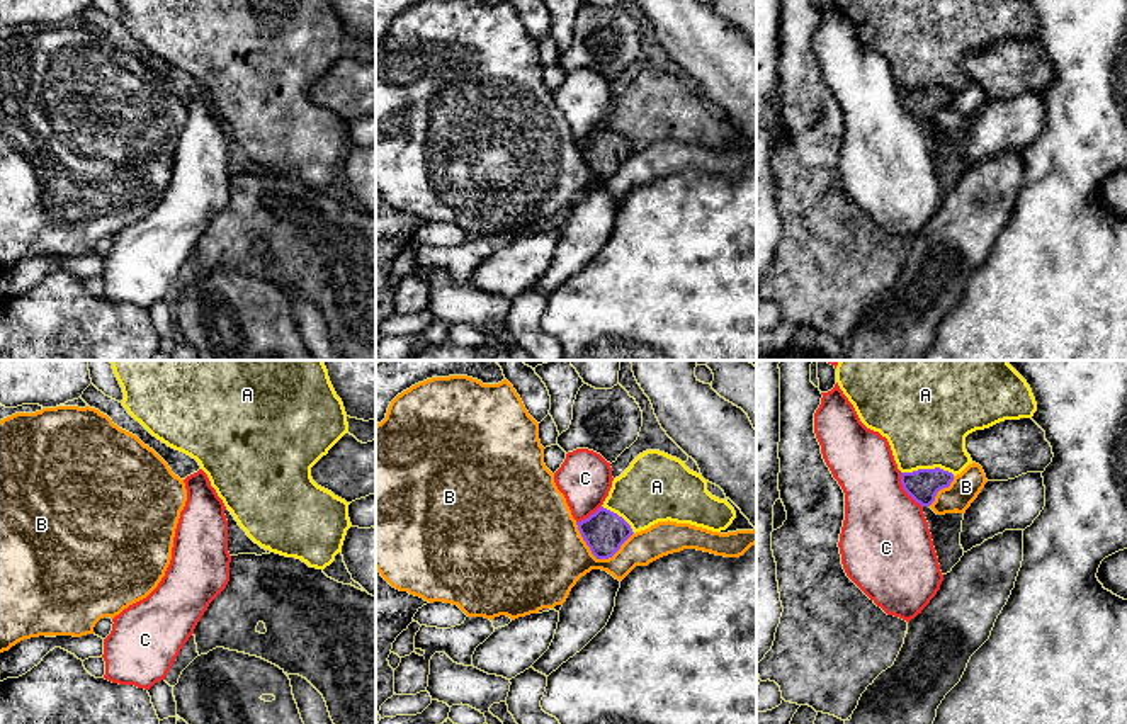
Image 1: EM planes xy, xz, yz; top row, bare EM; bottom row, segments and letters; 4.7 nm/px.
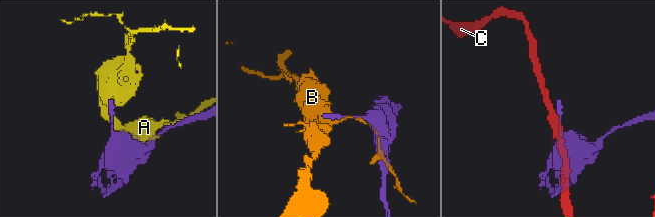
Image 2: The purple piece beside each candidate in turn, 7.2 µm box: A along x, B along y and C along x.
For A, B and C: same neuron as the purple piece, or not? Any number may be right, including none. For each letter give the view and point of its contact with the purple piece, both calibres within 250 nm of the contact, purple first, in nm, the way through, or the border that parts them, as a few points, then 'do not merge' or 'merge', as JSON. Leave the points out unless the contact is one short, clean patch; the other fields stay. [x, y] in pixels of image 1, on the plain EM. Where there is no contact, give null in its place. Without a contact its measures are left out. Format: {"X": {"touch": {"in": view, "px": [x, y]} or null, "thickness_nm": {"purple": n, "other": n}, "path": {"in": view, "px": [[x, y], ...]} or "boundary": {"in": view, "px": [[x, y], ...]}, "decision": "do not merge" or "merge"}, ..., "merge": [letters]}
{"A": {"touch": {"in": "yz", "px": [928, 89]}, "thickness_nm": {"purple": 150, "other": 400}, "decision": "do not merge"}, "B": {"touch": {"in": "xz", "px": [599, 177]}, "thickness_nm": {"purple": 200, "other": 380}, "decision": "do not merge"}, "C": {"touch": {"in": "yz", "px": [905, 109]}, "thickness_nm": {"purple": 150, "other": 420}, "boundary": {"in": "yz", "px": [[900, 92], [900, 102], [922, 126]]}, "decision": "do not merge"}, "merge": []}

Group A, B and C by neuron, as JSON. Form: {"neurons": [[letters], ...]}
{"neurons": [["A"], ["B"], ["C"]]}

